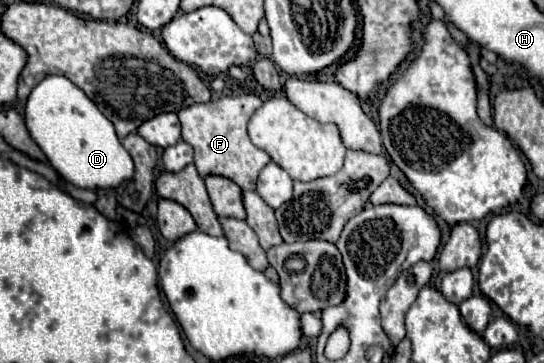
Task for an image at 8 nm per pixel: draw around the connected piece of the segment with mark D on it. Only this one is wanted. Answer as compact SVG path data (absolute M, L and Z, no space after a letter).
M47 76L31 90L25 104L25 124L49 164L63 180L77 188L117 188L135 172L133 160L121 146L113 124L65 76Z

